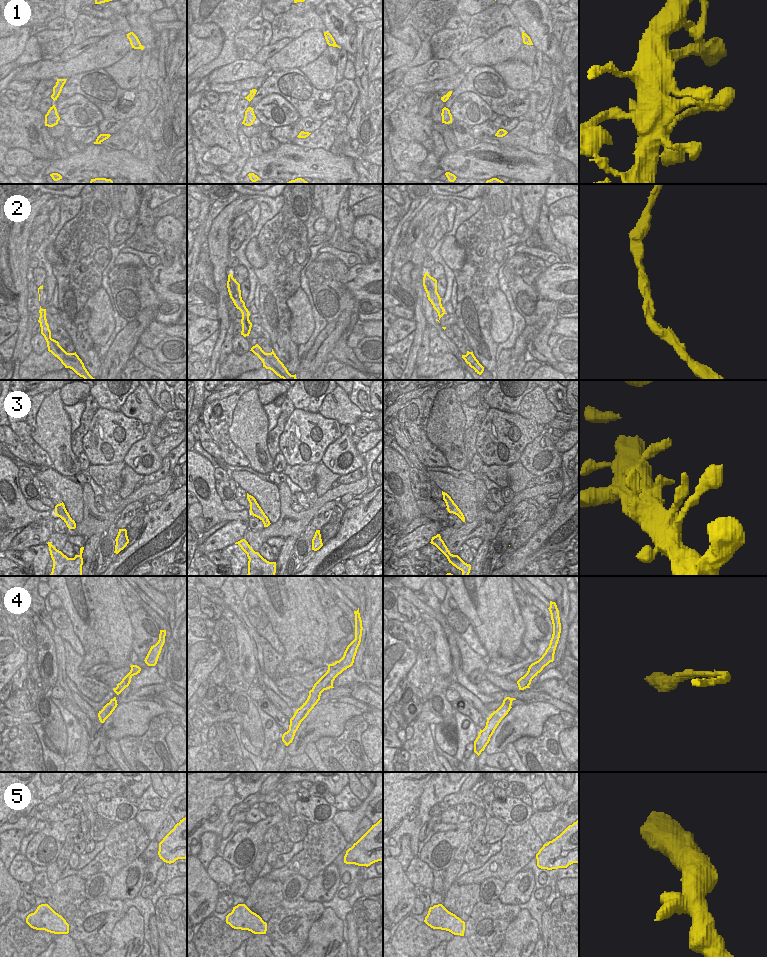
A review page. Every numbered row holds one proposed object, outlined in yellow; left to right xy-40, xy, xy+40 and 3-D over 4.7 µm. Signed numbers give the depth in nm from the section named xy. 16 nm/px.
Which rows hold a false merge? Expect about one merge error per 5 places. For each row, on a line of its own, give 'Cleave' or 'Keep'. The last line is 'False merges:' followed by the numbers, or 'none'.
1: Keep
2: Keep
3: Keep
4: Keep
5: Keep
False merges: none

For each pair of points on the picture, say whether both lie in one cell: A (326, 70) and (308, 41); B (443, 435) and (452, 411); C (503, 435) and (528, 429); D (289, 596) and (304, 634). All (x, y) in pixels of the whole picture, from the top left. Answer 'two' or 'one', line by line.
A: two
B: one
C: one
D: one

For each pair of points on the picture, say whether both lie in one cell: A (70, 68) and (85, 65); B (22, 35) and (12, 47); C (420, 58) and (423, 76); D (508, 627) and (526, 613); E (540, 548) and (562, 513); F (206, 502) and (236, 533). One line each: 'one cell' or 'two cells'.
A: one cell
B: one cell
C: two cells
D: two cells
E: one cell
F: two cells

